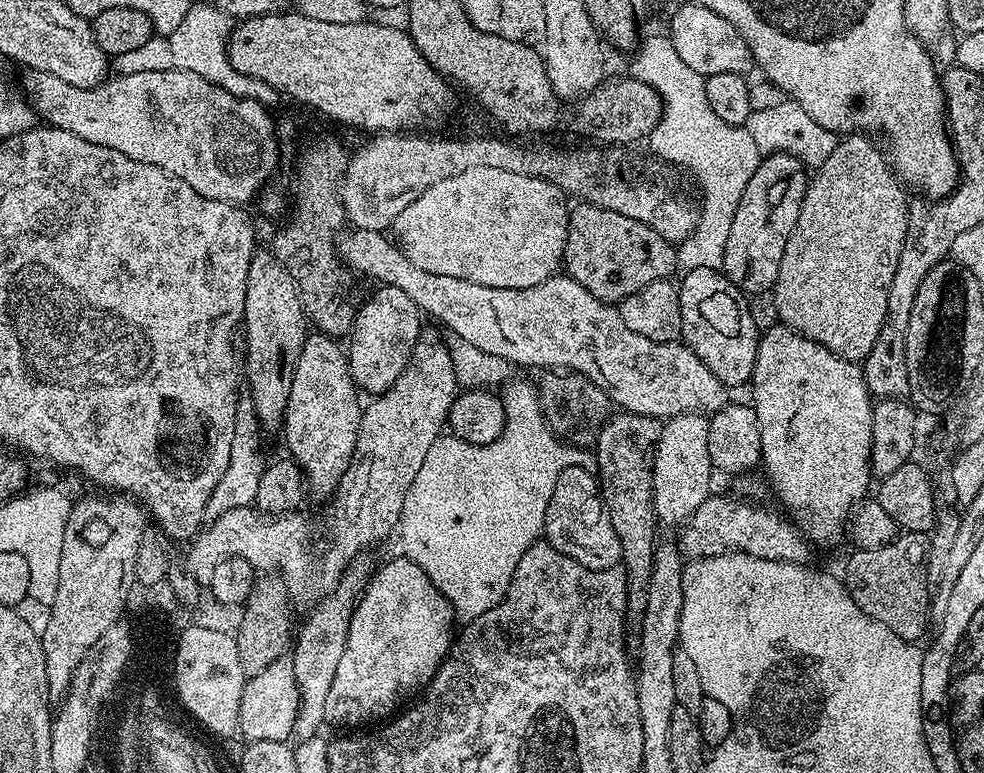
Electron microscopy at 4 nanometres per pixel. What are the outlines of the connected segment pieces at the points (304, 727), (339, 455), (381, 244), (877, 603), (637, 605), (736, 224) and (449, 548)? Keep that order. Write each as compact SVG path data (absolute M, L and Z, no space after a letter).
M357 558L352 561L351 565L345 569L343 569L342 575L339 580L336 581L334 587L329 591L327 596L321 598L319 603L316 604L315 608L311 609L307 613L308 621L305 622L304 625L299 625L298 631L294 636L294 652L296 648L296 654L294 657L291 657L290 663L294 666L294 684L297 688L297 691L300 695L300 713L296 715L296 730L295 735L299 737L300 740L308 740L312 736L317 735L321 731L320 727L325 727L326 721L324 719L324 711L326 710L326 697L330 694L330 685L334 683L334 674L338 670L338 661L342 659L342 650L346 650L346 638L350 634L350 618L352 617L352 612L356 608L356 601L360 599L364 594L365 588L368 586L369 579L374 571L373 565L368 565L364 558Z
M313 331L305 335L302 354L298 354L298 362L294 366L294 382L290 382L290 402L286 406L282 425L284 440L288 443L287 455L299 466L306 481L307 491L311 495L313 492L316 496L331 497L335 493L352 461L360 429L362 396L348 369L345 349L341 345L339 348L336 344L339 343L333 337L326 336L322 332Z
M354 230L341 237L338 247L345 265L355 272L376 280L379 285L388 284L404 290L410 300L425 314L430 314L452 330L459 341L470 344L494 357L507 360L511 365L562 370L566 362L570 364L576 348L586 348L590 332L610 330L618 322L619 309L615 305L594 298L585 287L578 287L569 276L555 276L538 287L512 288L482 286L481 283L466 282L465 279L447 277L444 274L431 274L419 269L384 232Z
M901 531L886 546L873 548L856 548L853 556L844 564L842 579L850 598L862 610L862 614L870 614L874 622L882 622L886 630L894 630L898 638L909 642L919 641L920 635L928 628L930 621L930 581L928 579L928 536L922 532Z
M623 410L616 413L609 415L599 432L595 433L595 471L598 473L600 496L608 509L610 526L614 526L614 534L618 534L618 542L622 546L620 564L626 574L626 624L629 629L639 630L646 614L648 583L658 540L658 517L656 504L652 501L652 471L662 424L659 419L640 413Z
M774 152L761 159L758 170L754 170L754 178L746 182L746 190L739 192L740 201L738 210L734 210L734 222L730 222L730 239L726 241L726 258L722 271L725 278L741 292L767 293L776 285L778 270L782 267L782 253L786 250L786 242L790 242L794 222L798 222L798 210L802 210L802 198L808 189L809 179L806 165L798 157L789 153Z
M509 379L503 385L502 399L506 422L502 434L494 442L471 444L458 436L444 434L434 442L434 446L430 446L430 454L426 454L422 467L418 469L418 474L414 477L414 482L410 482L410 490L406 490L406 502L402 502L402 514L398 525L398 537L400 536L400 544L404 547L403 555L414 561L424 571L426 578L430 578L430 582L434 582L434 586L438 586L438 590L450 602L453 613L459 619L461 616L461 621L464 622L486 614L486 610L490 610L503 600L510 582L514 578L518 558L522 558L522 554L526 554L526 550L530 550L530 546L541 539L546 518L546 506L550 506L550 494L554 494L554 482L558 482L558 474L562 474L562 470L567 468L575 468L578 464L577 449L557 436L544 420L544 413L540 411L538 392L533 385L531 388L524 380Z

